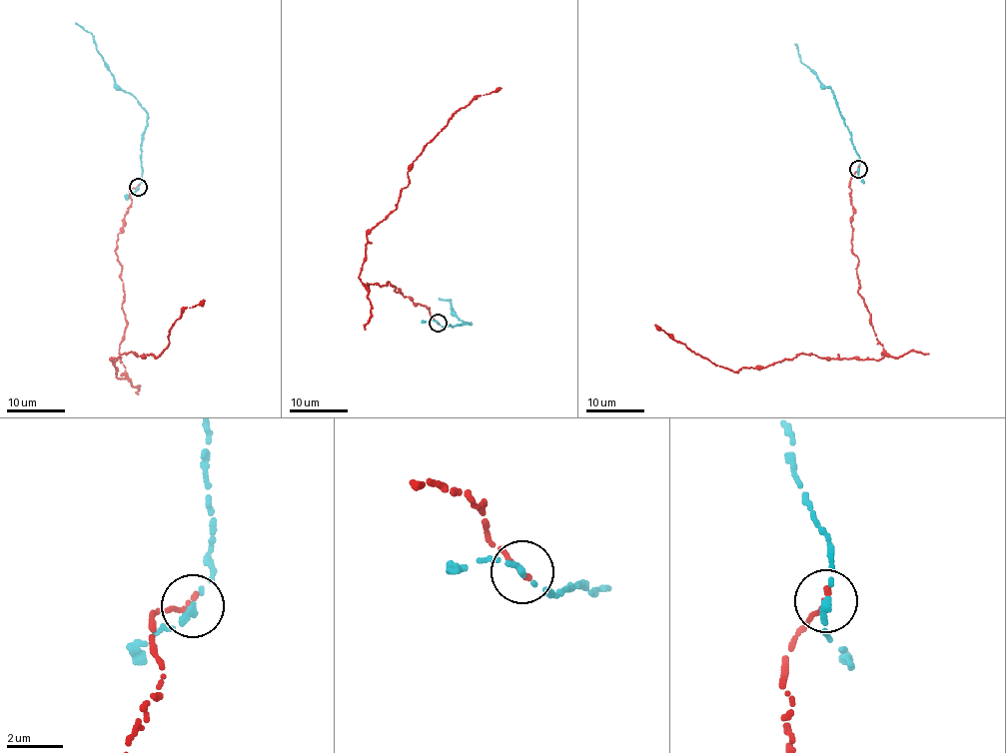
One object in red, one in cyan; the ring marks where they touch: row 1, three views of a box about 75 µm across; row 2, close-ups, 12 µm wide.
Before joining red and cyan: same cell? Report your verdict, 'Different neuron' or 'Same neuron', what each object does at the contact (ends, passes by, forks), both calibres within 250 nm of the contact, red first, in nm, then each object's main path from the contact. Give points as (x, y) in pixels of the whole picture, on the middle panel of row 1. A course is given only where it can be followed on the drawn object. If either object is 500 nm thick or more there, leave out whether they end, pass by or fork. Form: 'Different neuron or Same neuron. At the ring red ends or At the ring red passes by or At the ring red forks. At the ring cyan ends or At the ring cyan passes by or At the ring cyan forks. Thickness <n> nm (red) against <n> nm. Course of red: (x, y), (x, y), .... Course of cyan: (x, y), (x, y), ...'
Same neuron. At the ring red ends. At the ring cyan ends. Thickness 200 nm (red) against 280 nm. Course of red: (438, 323), (388, 281), (368, 288), (360, 280), (367, 235), (396, 210), (409, 168), (453, 114), (502, 88). Course of cyan: (438, 323), (444, 328), (472, 324), (455, 316), (451, 301), (439, 298)

